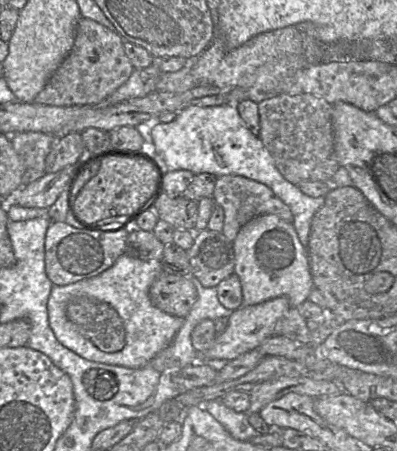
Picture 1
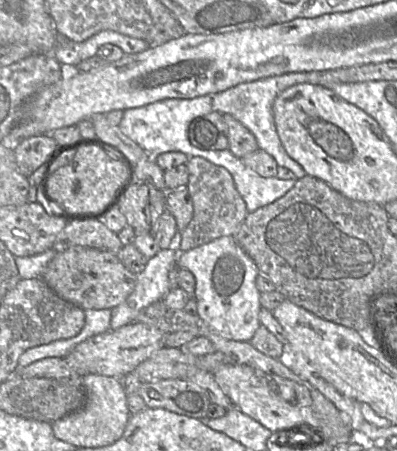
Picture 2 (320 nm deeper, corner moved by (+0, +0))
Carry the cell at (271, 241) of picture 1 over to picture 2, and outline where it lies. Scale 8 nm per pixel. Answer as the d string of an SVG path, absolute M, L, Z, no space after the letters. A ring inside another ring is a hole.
M221 237L192 250L180 252L176 266L194 275L197 314L206 325L223 338L249 342L261 326L260 291L256 287L259 271L234 237Z

